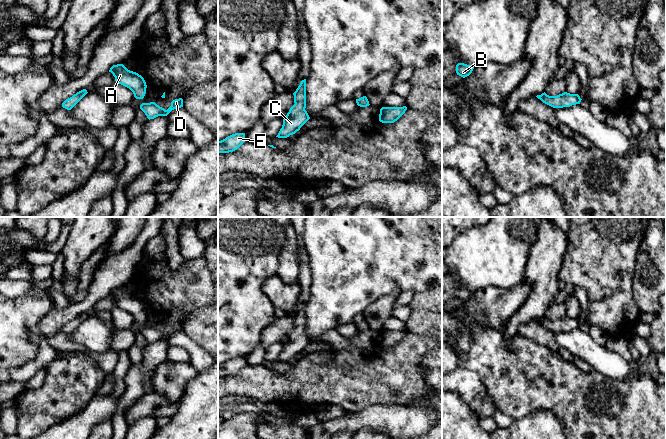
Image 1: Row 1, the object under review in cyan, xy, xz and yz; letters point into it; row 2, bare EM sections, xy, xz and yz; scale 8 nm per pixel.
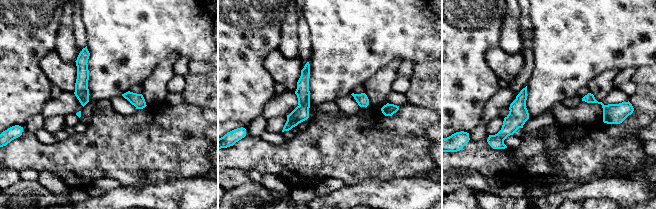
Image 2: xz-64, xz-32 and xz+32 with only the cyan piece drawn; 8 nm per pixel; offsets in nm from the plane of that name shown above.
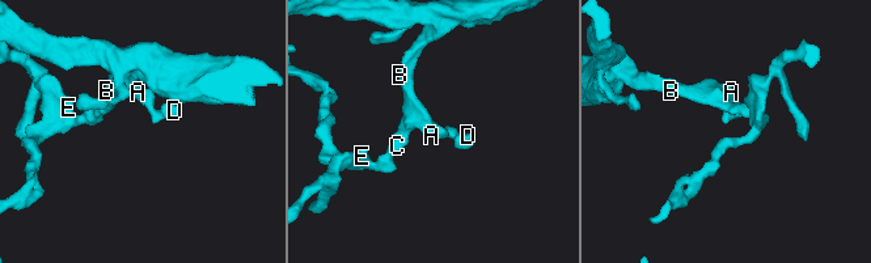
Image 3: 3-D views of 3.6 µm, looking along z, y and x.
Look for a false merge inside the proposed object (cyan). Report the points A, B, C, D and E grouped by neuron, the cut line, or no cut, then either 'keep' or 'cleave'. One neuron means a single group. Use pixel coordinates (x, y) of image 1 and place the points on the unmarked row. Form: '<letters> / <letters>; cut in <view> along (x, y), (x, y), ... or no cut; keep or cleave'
A B C D E; no cut; keep

